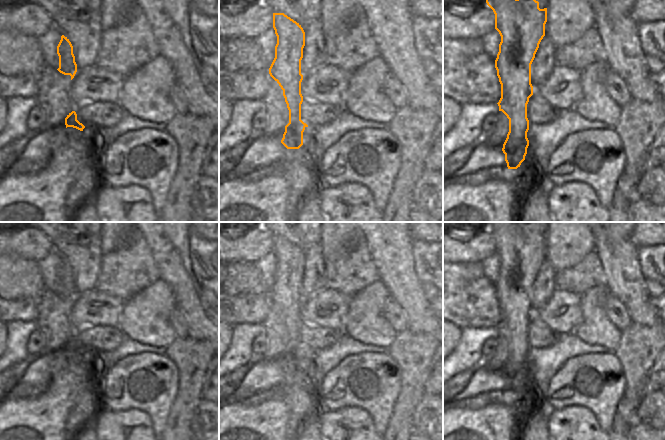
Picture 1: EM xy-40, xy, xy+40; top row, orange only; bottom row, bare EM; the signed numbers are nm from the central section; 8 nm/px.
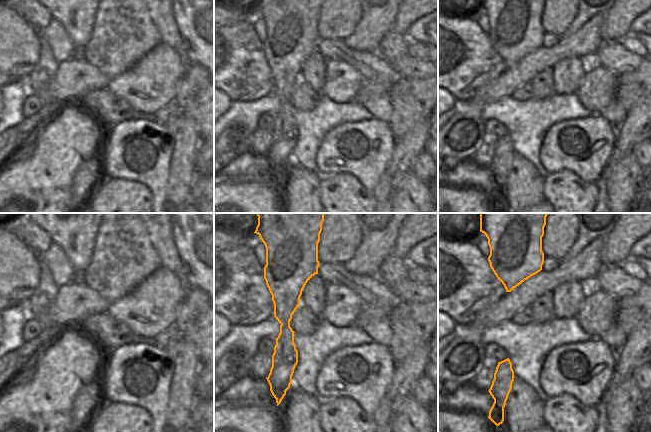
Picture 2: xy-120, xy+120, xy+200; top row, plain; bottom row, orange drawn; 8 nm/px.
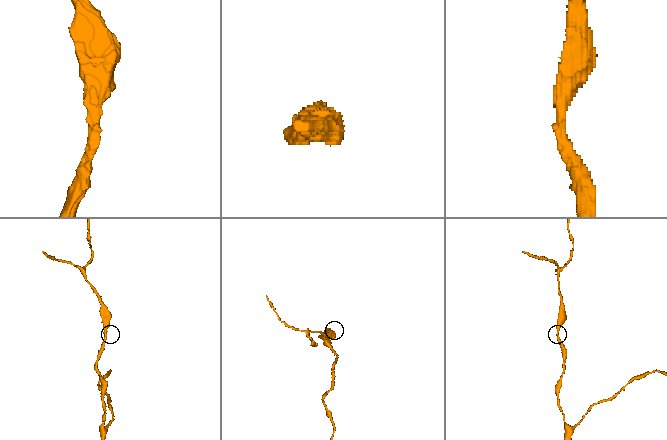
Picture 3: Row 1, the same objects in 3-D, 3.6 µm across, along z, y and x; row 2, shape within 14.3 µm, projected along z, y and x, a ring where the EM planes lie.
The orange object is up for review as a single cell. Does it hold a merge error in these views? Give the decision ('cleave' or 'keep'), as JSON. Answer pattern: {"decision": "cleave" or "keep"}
{"decision": "keep"}

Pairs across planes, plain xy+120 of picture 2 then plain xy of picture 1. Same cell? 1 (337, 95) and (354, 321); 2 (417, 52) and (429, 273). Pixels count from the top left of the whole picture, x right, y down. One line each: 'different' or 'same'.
1: different
2: different

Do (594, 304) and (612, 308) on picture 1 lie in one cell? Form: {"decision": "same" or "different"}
{"decision": "different"}

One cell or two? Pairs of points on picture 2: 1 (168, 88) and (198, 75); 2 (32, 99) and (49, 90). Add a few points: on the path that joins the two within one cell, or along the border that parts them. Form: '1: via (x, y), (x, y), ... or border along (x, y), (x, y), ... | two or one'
1: border along (187, 67), (184, 75), (176, 85), (175, 99) | two
2: border along (35, 94), (42, 105) | two

